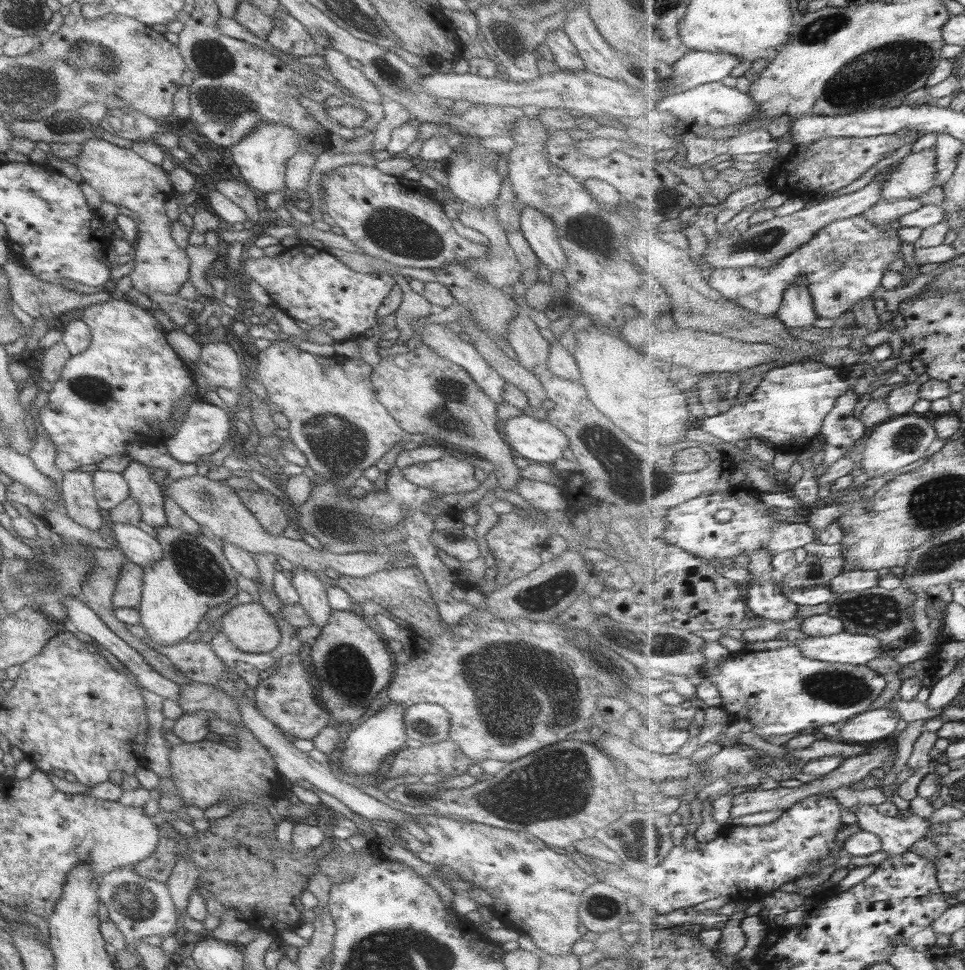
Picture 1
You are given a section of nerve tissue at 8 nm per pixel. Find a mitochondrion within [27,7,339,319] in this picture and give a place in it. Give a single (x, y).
(233, 109)

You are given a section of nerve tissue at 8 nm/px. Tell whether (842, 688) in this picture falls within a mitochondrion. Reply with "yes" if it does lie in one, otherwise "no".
yes

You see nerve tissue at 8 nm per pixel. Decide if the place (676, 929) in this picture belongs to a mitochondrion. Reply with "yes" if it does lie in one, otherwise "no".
no

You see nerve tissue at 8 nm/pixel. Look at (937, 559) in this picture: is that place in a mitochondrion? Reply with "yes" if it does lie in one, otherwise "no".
yes

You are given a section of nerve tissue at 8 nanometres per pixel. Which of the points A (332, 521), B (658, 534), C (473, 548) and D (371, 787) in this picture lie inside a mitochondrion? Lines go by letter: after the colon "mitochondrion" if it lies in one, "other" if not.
A: mitochondrion
B: other
C: other
D: other

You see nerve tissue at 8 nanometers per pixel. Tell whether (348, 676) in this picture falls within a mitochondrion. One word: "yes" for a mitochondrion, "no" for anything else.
yes

